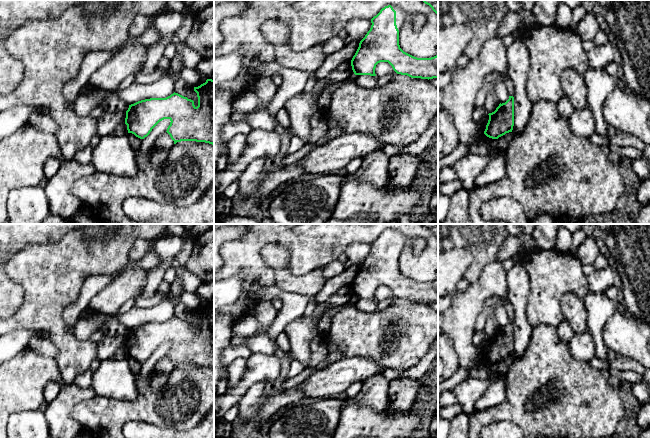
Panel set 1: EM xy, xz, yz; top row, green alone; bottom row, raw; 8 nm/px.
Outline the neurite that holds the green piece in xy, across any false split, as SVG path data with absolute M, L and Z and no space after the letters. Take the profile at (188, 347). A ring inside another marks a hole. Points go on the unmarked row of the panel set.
M207 303L205 307L194 311L194 315L198 321L197 331L193 324L175 316L166 322L150 322L129 329L125 342L128 357L144 363L160 345L169 343L171 346L166 356L174 368L196 365L214 369L214 304Z

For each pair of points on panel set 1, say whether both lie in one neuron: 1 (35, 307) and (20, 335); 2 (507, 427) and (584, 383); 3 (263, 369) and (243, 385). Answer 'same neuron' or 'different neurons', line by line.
1: different neurons
2: different neurons
3: same neuron

